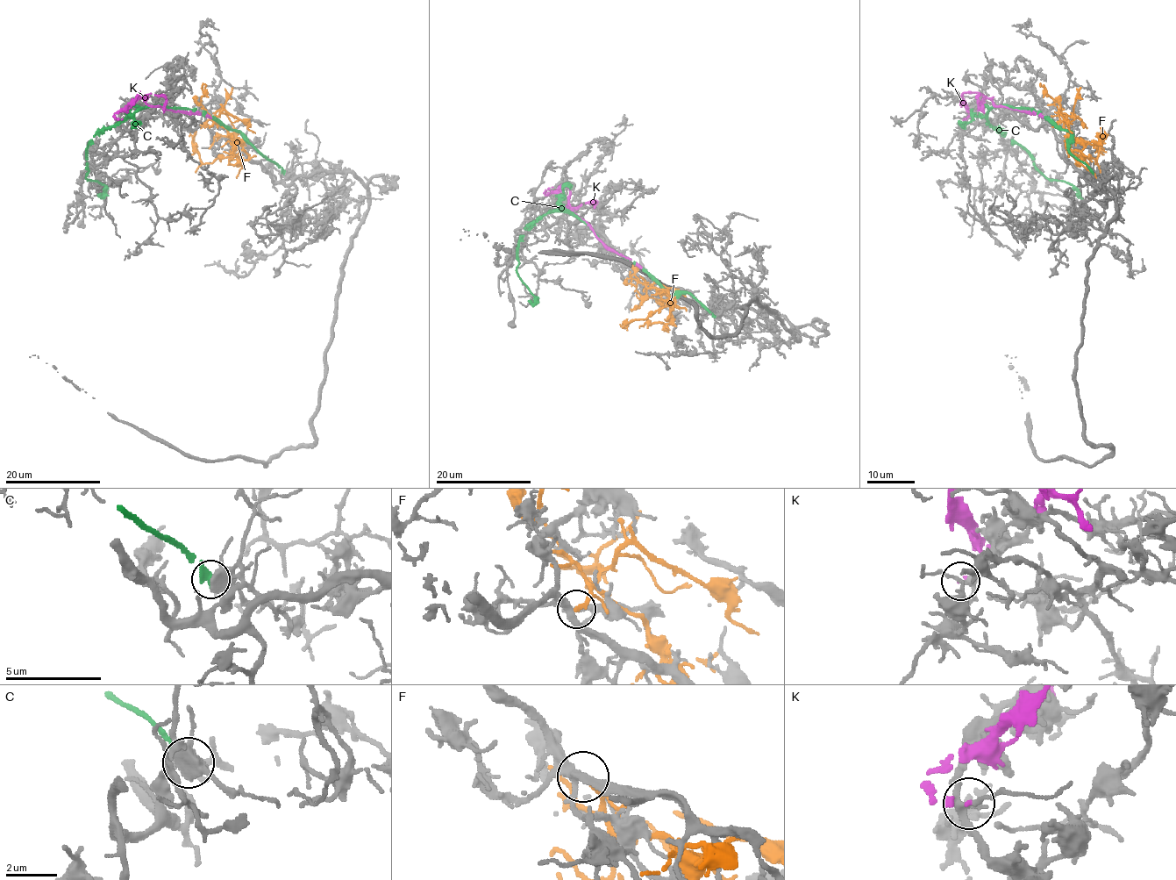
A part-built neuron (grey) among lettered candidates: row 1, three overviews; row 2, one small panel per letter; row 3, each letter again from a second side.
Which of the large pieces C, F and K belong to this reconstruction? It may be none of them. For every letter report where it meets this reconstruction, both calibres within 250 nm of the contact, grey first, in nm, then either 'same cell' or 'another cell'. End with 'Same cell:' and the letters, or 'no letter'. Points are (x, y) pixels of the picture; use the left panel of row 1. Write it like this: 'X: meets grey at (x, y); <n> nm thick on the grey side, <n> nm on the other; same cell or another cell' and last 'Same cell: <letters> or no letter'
C: meets grey at (283, 172); 440 nm thick on the grey side, 320 nm on the other; another cell
F: meets grey at (210, 126); 320 nm thick on the grey side, 240 nm on the other; another cell
K: meets grey at (122, 119); 200 nm thick on the grey side, 160 nm on the other; another cell
Same cell: no letter

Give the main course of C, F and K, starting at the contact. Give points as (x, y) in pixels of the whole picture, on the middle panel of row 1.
C: (715, 316), (689, 294), (672, 296), (587, 225), (549, 211), (516, 247), (532, 306)
F: (641, 277), (648, 288), (666, 291), (668, 302), (641, 319), (624, 325), (626, 327)
K: (552, 188), (545, 192), (559, 191), (566, 185), (569, 189), (569, 205), (579, 218), (609, 248), (642, 268)

